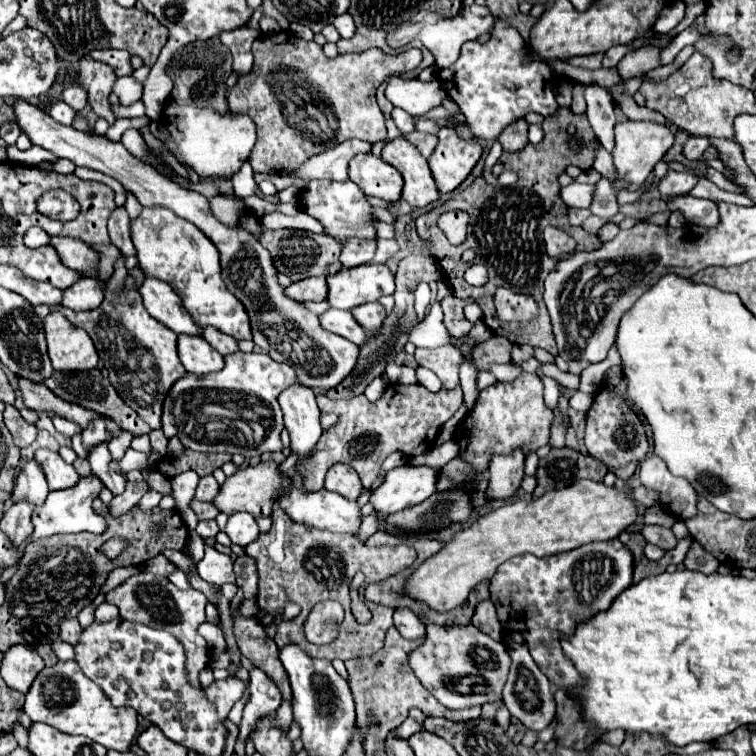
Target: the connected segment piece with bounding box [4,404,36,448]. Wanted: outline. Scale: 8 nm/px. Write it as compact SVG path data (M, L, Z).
M8 404L4 410L4 424L10 430L18 448L26 448L36 440L36 426L28 424L12 404Z

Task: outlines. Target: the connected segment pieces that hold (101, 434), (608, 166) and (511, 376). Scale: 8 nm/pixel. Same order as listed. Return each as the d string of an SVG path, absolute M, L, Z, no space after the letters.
M96 420L92 422L88 428L82 430L82 446L88 450L88 448L94 448L96 444L102 444L108 440L108 432L106 432L106 424L104 420Z
M599 142L596 148L596 157L593 163L593 168L602 176L610 178L610 180L614 180L613 177L616 176L612 156Z
M493 364L490 372L501 382L512 382L522 372L521 365L507 364Z

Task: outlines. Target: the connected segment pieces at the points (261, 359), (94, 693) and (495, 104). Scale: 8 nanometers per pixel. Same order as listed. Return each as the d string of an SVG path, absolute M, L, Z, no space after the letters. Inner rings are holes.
M232 352L232 356L224 358L224 368L220 372L208 376L192 376L186 372L172 388L164 400L162 408L162 430L166 438L178 438L184 448L196 452L228 452L228 454L242 454L246 458L260 456L262 452L278 452L282 450L280 432L282 424L282 410L278 406L278 394L296 384L296 372L290 366L274 362L264 352Z
M74 660L46 666L32 682L26 694L24 710L34 722L50 724L66 734L88 736L90 740L102 744L106 750L118 752L130 750L138 728L136 712L130 708L116 708L112 702L108 702L108 696L100 692L100 686L94 684L94 680L88 680L88 676L80 672L80 666Z
M502 20L496 22L488 42L480 44L472 40L464 44L460 58L450 68L442 70L440 78L448 96L460 106L474 136L482 140L496 140L508 124L524 118L528 112L548 118L560 108L554 90L554 70L546 60L532 58L518 30Z

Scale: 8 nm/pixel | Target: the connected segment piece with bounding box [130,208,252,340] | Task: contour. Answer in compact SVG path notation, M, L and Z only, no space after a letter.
M142 208L140 216L130 222L130 232L144 274L168 282L198 326L214 326L236 340L252 340L248 312L244 312L244 304L228 292L220 276L218 250L200 228L188 224L188 220L176 218L168 208Z

